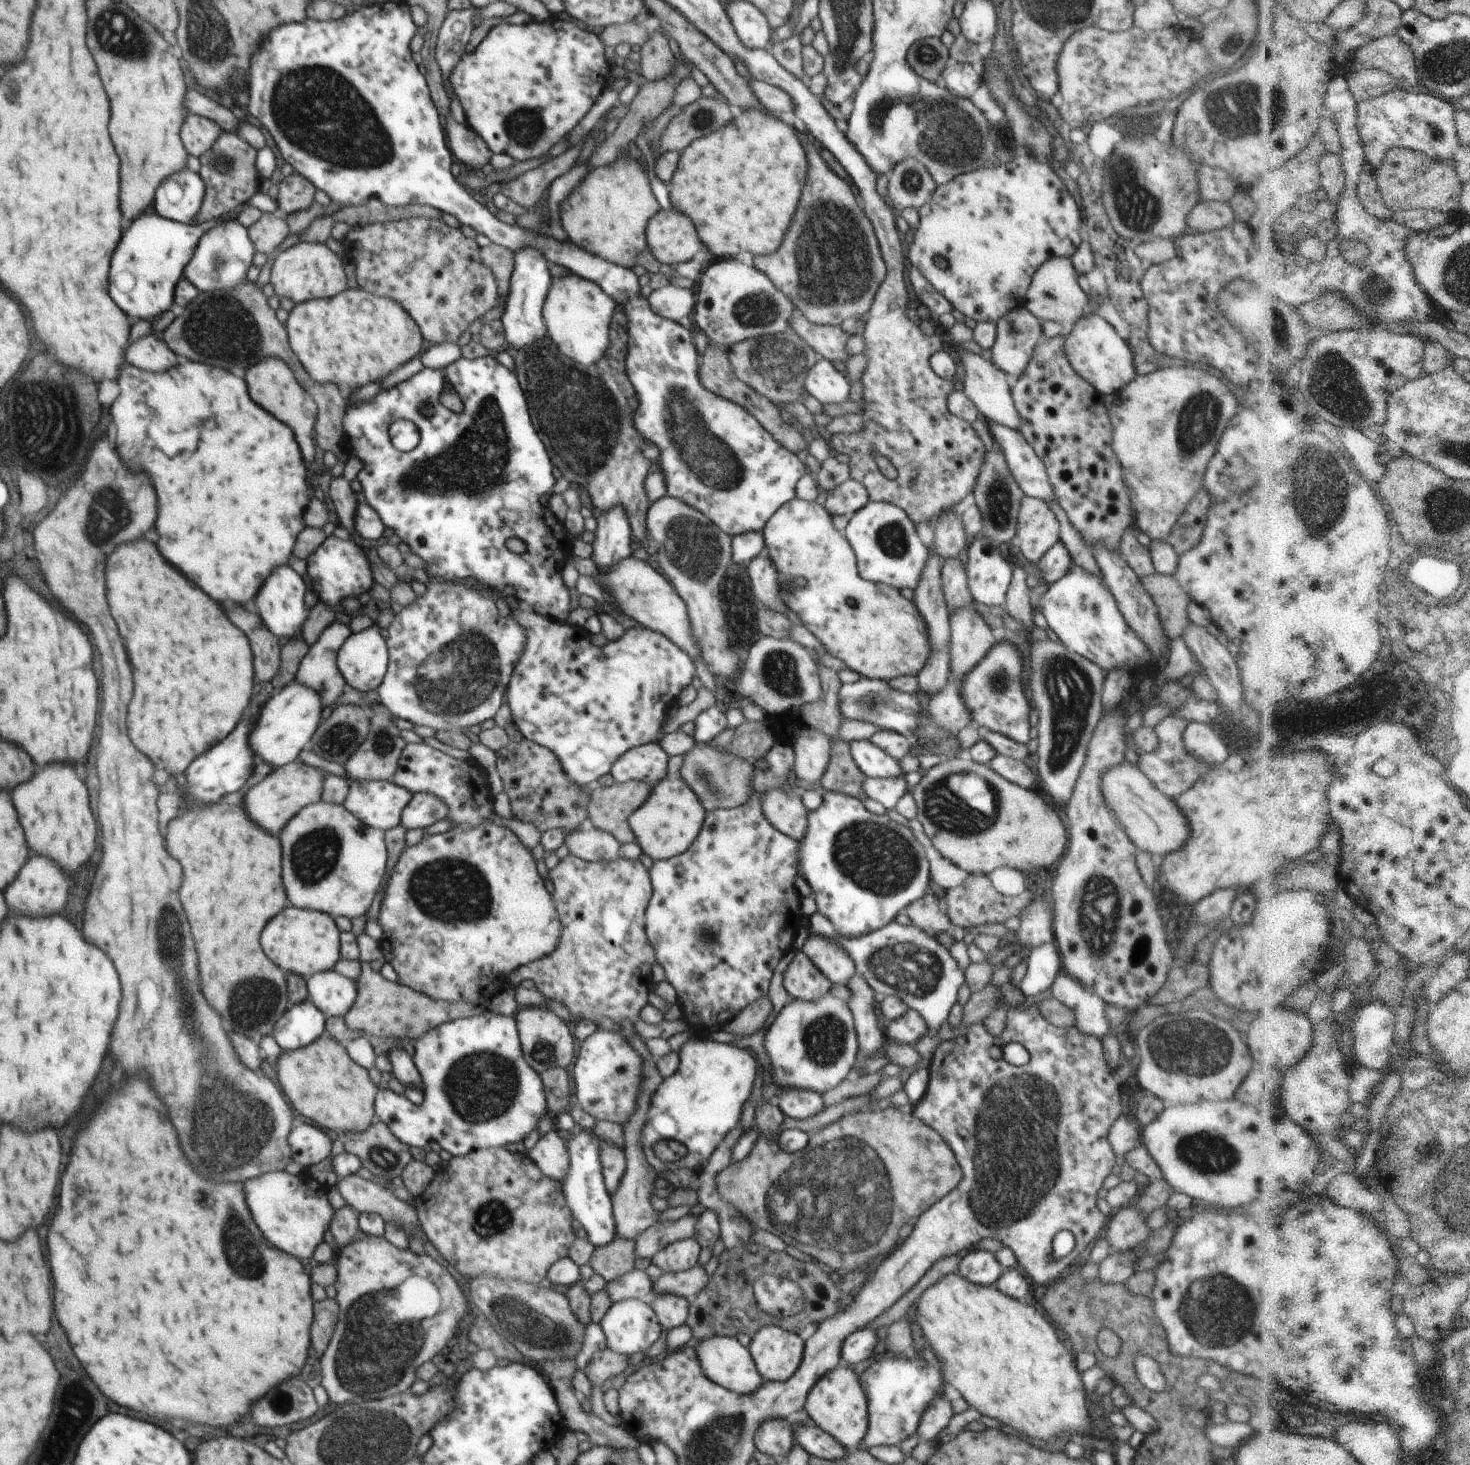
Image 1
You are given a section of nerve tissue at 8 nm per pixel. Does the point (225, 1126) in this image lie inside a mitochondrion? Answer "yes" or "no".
yes

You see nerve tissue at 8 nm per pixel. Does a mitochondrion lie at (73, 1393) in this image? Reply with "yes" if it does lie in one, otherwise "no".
no

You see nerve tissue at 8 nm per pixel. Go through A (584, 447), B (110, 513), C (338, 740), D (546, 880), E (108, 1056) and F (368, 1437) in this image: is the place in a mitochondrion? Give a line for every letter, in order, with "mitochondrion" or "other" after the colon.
A: mitochondrion
B: mitochondrion
C: mitochondrion
D: other
E: other
F: mitochondrion

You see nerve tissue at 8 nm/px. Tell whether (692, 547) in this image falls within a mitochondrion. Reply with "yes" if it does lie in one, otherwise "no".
yes

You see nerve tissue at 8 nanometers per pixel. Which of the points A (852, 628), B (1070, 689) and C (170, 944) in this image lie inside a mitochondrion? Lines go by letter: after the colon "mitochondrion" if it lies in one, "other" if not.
A: other
B: mitochondrion
C: mitochondrion

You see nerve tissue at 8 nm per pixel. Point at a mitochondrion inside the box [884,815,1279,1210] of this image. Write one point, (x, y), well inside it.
(1197, 1050)

